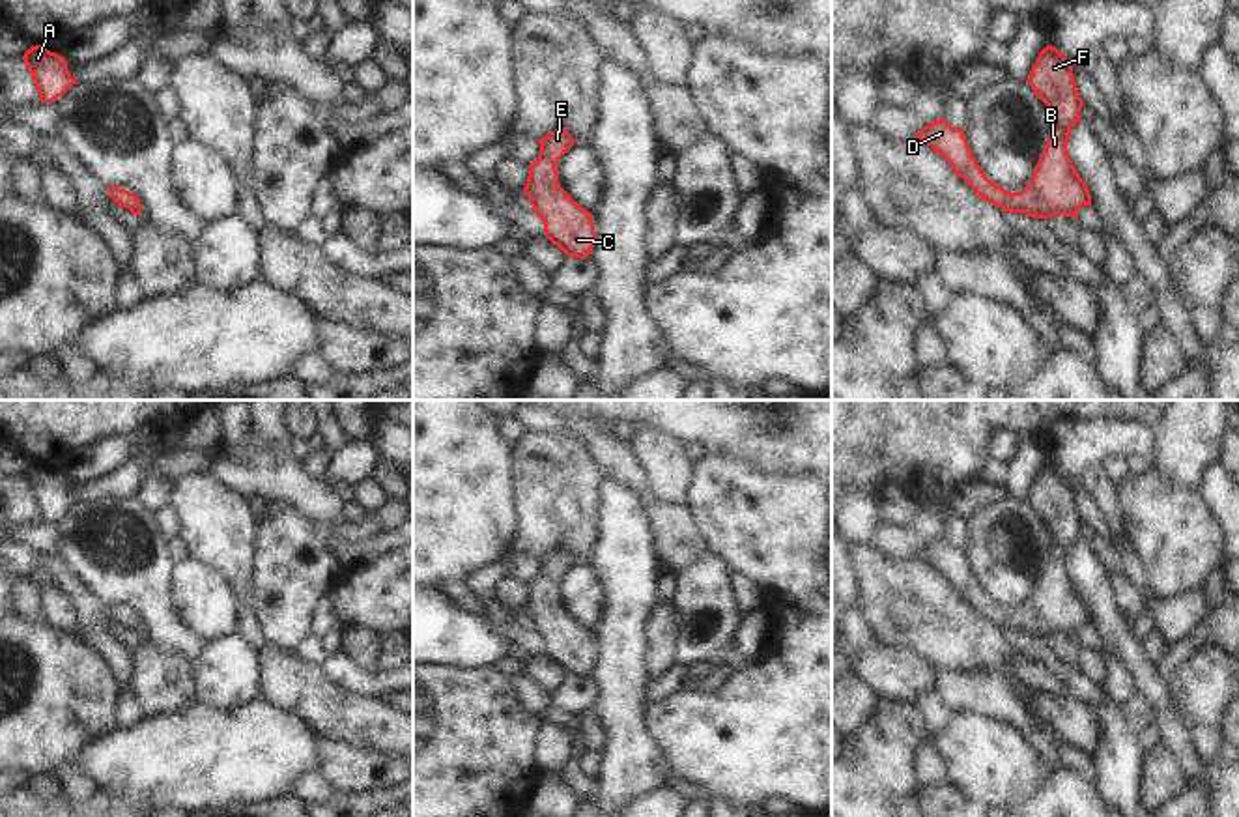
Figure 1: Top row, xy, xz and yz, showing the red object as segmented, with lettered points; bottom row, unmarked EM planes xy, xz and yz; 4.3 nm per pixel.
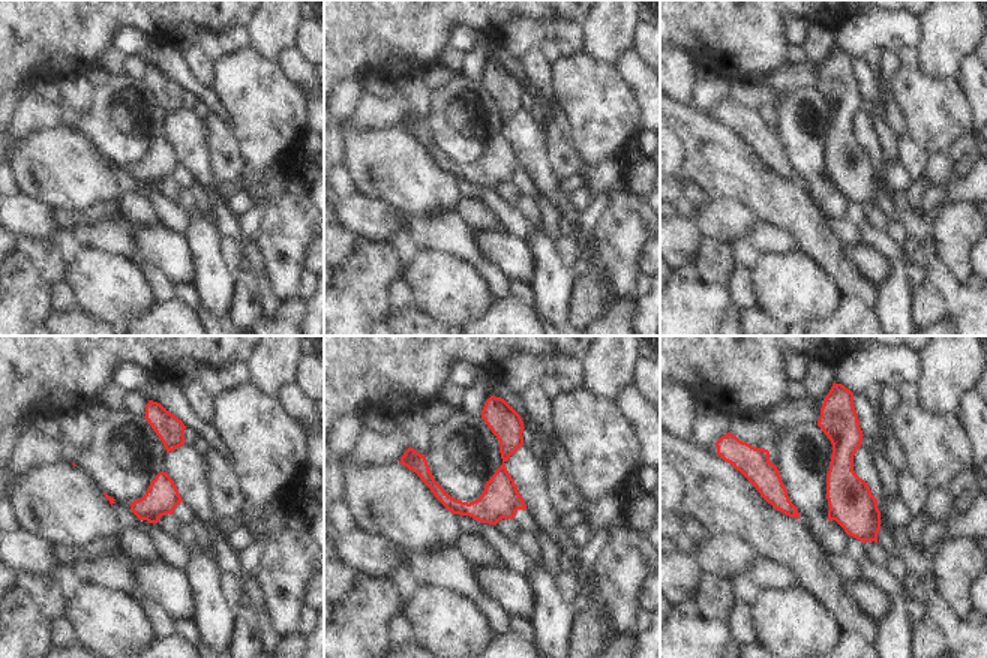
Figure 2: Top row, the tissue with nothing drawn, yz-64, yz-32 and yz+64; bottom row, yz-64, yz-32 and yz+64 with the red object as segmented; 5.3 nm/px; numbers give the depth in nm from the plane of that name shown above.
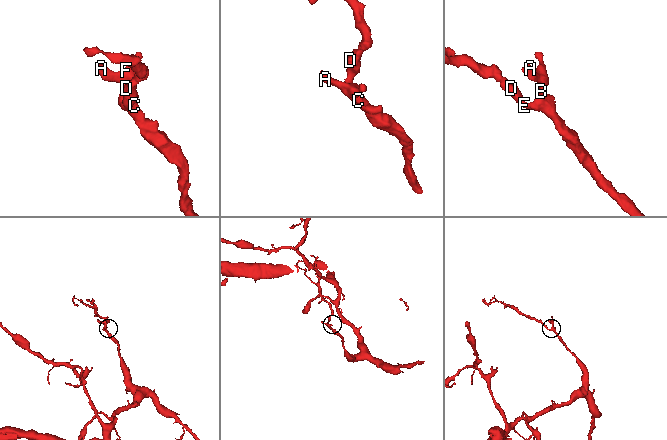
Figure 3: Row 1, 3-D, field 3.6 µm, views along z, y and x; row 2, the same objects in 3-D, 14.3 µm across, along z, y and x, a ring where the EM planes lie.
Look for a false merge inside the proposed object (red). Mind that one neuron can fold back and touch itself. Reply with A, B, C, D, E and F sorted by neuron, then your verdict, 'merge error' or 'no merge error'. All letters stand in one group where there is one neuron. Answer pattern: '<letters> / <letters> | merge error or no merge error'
A B C D E F | no merge error

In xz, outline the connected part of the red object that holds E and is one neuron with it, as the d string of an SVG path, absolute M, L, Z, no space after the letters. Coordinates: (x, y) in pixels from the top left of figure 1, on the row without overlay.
M557 546L538 557L538 578L529 583L523 613L544 641L544 654L566 675L589 677L596 651L592 632L583 628L559 602L557 581L574 565L572 553Z

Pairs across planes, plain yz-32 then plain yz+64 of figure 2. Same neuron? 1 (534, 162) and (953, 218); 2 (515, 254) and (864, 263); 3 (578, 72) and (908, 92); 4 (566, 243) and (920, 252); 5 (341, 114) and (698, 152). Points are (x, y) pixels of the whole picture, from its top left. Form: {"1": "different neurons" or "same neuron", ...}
{"1": "different neurons", "2": "same neuron", "3": "same neuron", "4": "same neuron", "5": "different neurons"}

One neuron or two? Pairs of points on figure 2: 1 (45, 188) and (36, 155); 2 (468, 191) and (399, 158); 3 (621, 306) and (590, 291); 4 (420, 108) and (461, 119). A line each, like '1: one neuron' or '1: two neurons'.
1: one neuron
2: two neurons
3: two neurons
4: two neurons

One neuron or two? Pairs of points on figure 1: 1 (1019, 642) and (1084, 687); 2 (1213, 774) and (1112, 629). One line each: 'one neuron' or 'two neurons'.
1: one neuron
2: one neuron

